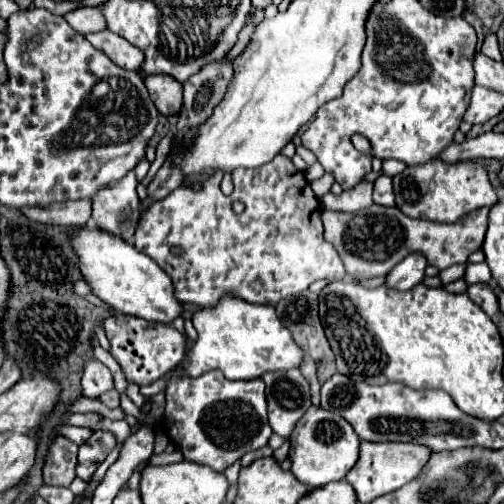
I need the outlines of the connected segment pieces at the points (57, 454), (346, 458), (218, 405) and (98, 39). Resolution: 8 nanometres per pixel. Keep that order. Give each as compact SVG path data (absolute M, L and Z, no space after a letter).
M58 436L52 442L50 454L44 464L44 484L68 488L76 478L76 464L78 464L76 456L78 456L78 446L68 438Z
M310 406L308 412L298 420L294 436L296 438L290 454L292 474L308 488L320 488L330 482L342 480L358 460L360 438L352 426L336 412L328 412L320 406Z
M176 370L168 376L166 386L166 432L180 448L186 460L224 472L246 452L264 448L272 434L266 416L264 382L258 380L226 380L220 370L204 372L198 378Z
M110 30L88 34L86 38L94 48L108 54L108 58L114 64L124 66L126 70L136 70L138 72L140 66L144 64L142 50L136 50L136 46L132 46L126 38L120 38L118 34L112 34Z

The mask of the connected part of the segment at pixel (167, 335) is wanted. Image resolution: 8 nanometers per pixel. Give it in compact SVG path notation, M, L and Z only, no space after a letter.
M112 314L104 320L104 330L124 330L124 366L122 372L128 382L138 386L152 384L172 372L186 356L186 342L184 336L174 326L152 324L142 318L126 316L126 314Z

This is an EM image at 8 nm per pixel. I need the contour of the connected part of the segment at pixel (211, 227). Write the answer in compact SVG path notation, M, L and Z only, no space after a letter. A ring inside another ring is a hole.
M278 154L272 162L260 168L240 168L230 174L234 182L234 192L230 196L224 196L220 190L224 172L214 170L214 174L202 182L200 190L192 190L182 184L164 200L152 204L140 218L134 246L150 256L172 278L176 298L180 302L208 308L216 306L222 296L232 294L244 302L276 306L282 298L306 290L316 280L332 282L346 278L346 270L336 248L324 240L324 226L320 222L322 204L306 182L304 172L296 170L290 158ZM234 200L244 202L246 210L242 214L232 212L230 204Z

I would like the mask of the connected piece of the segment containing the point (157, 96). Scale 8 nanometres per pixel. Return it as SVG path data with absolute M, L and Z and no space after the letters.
M148 74L144 84L160 114L178 114L182 108L182 84L168 74Z

